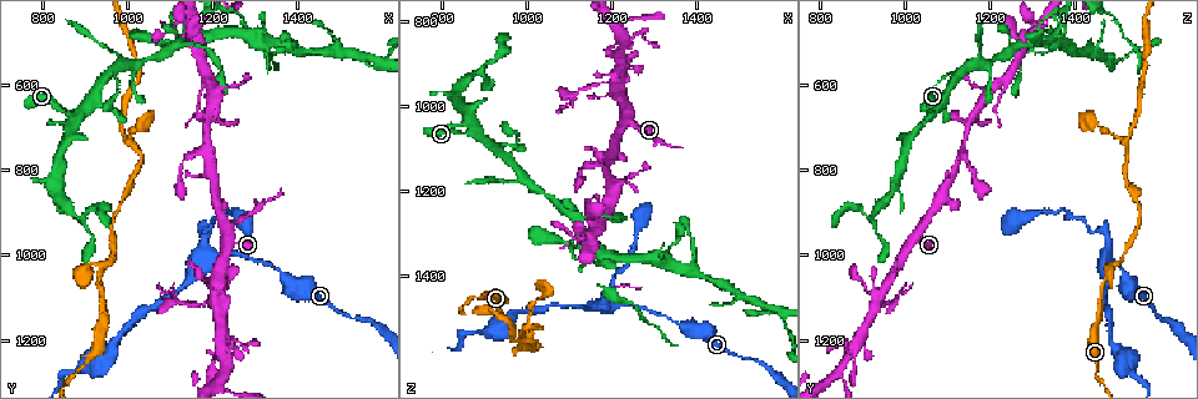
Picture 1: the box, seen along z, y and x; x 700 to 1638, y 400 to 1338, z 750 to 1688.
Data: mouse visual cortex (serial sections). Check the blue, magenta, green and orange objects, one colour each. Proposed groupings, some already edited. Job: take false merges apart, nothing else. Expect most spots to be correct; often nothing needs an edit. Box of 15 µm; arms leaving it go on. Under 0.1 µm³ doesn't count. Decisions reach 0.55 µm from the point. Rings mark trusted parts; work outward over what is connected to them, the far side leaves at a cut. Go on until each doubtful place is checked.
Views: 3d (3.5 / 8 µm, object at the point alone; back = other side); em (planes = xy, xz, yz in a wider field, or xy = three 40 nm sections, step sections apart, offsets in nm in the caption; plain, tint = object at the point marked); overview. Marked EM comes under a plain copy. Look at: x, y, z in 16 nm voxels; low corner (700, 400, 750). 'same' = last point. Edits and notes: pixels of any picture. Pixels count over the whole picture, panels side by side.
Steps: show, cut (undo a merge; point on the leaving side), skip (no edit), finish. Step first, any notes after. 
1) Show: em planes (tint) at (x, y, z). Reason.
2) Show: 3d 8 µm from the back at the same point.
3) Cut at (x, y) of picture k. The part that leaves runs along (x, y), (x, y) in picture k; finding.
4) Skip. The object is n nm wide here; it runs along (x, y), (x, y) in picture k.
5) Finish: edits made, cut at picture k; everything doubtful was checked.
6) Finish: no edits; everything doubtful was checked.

Show: 3d 3.5 µm at (865, 660, 1065). Three arms meet.

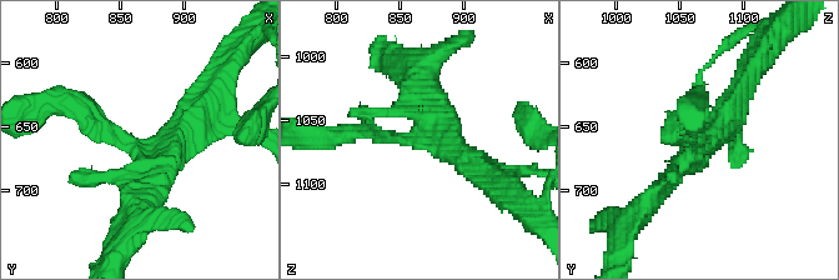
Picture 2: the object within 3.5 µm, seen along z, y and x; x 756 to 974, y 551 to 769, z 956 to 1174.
Show: em xy step 5 (tint) at (864, 668, 1066).

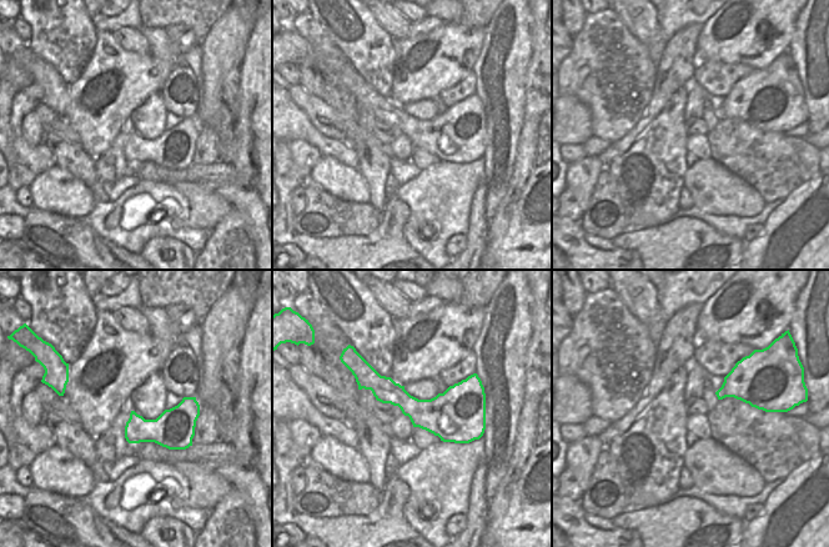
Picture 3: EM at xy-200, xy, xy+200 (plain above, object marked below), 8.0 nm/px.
Show: em xy step 1 (tint) at the same point.

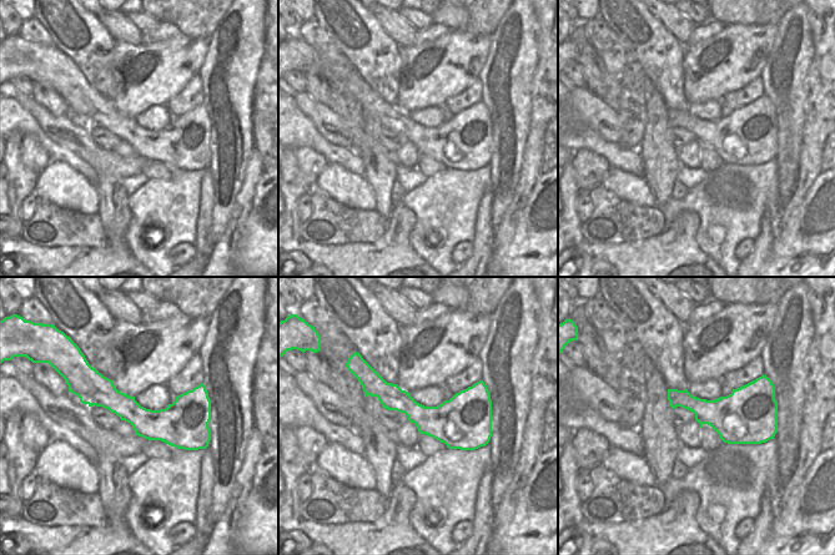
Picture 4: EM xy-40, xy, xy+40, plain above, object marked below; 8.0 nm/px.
Skip. It runs along (348, 135), (448, 141), (478, 170) in picture 2; continuous, no second cell.

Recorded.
Show: 3d 3.5 µm at (890, 915, 920). Arms part here.

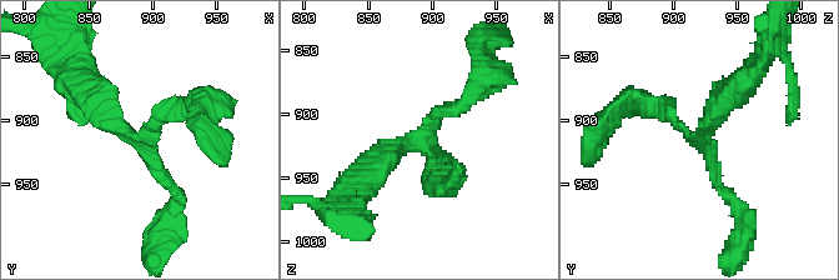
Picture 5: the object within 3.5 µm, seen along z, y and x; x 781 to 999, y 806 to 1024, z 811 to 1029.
Show: em xy step 5 (tint) at (884, 910, 920). Now the EM.

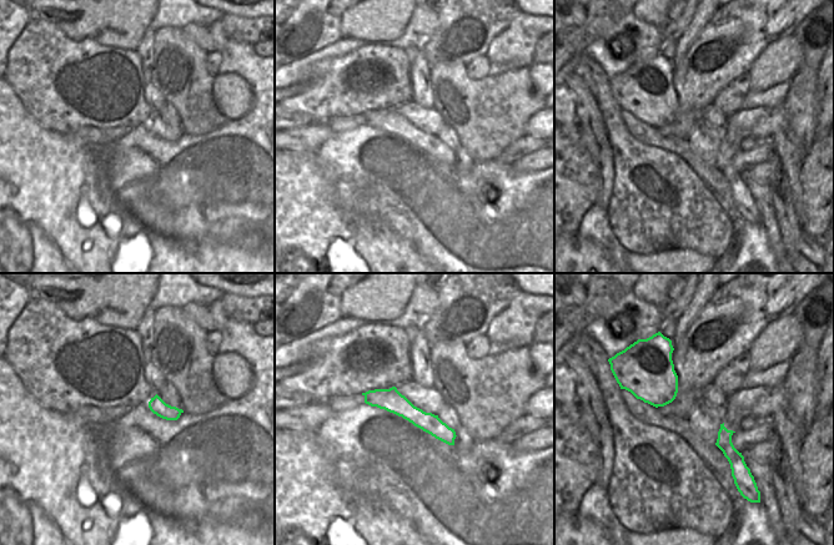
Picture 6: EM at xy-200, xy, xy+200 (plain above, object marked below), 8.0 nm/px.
Skip. One cell here.

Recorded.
Show: 3d 3.5 µm at (940, 1030, 1480). A fork.

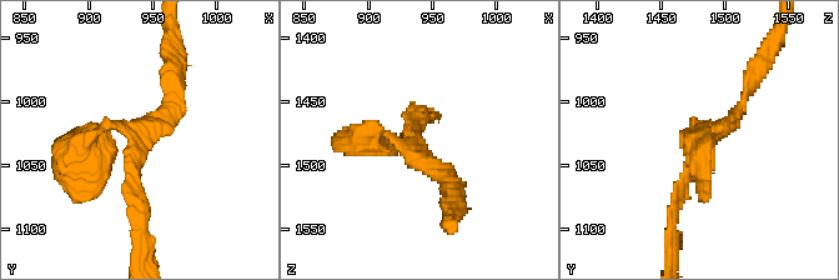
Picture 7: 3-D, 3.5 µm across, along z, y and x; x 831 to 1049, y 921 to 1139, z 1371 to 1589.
Show: em xy step 3 (tint) at (934, 1032, 1484). 3 arms meet here; the arms are 150, 150, 350 nm wide; shape alone is not enough.

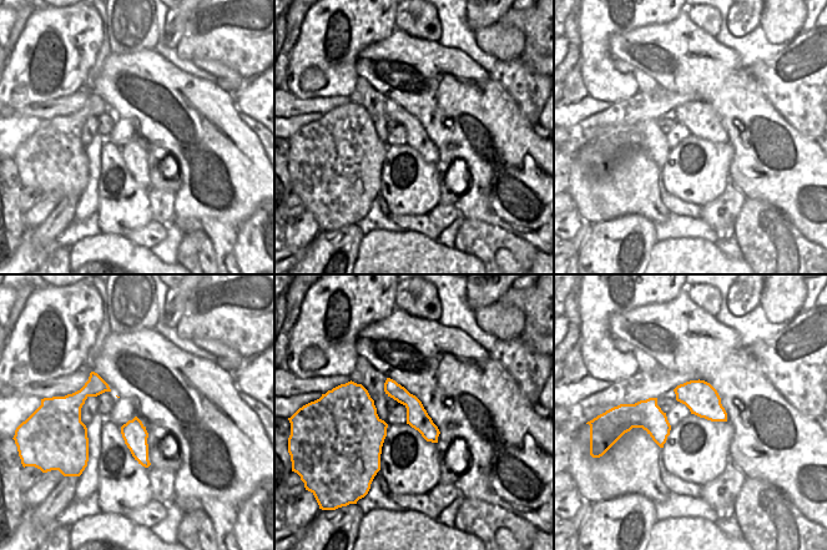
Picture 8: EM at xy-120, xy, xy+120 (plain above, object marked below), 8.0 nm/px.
Show: em xy step 1 (tint) at the same point.

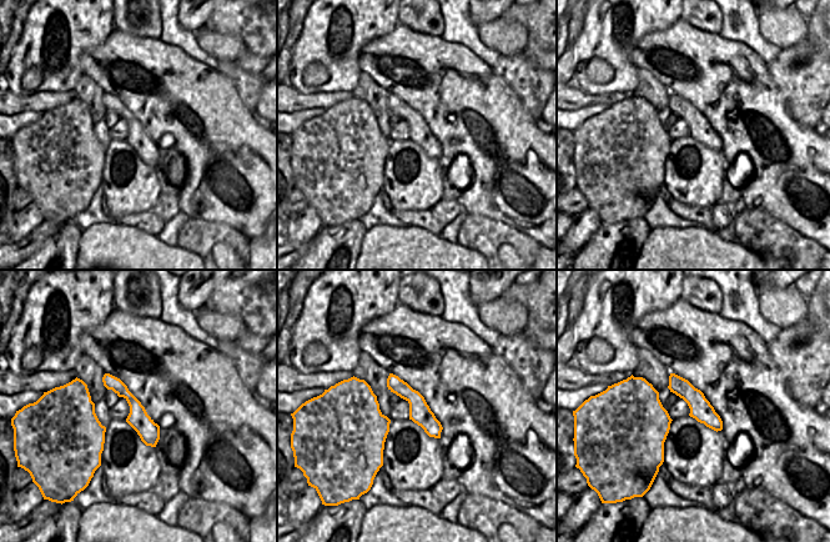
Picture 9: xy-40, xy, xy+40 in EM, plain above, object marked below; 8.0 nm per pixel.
Skip. One cell here.

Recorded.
Finish: no edits; everything doubtful was checked.

